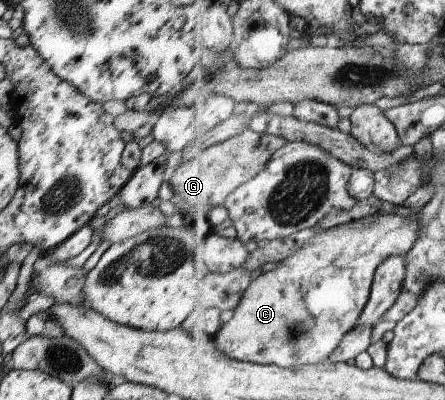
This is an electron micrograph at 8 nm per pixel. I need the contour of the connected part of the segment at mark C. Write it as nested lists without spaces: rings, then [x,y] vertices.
[[[377,211],[322,230],[314,239],[277,264],[275,269],[260,273],[252,280],[232,321],[225,318],[221,330],[215,335],[215,351],[241,362],[274,364],[288,369],[328,362],[346,335],[356,329],[357,321],[368,303],[378,267],[389,257],[406,256],[418,241],[420,227],[417,213],[415,217],[405,218],[394,213],[378,216]]]

